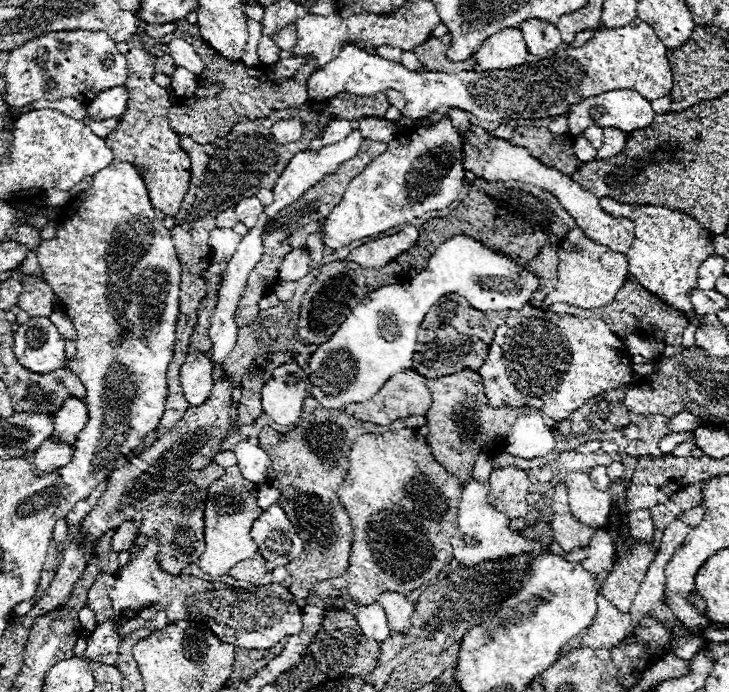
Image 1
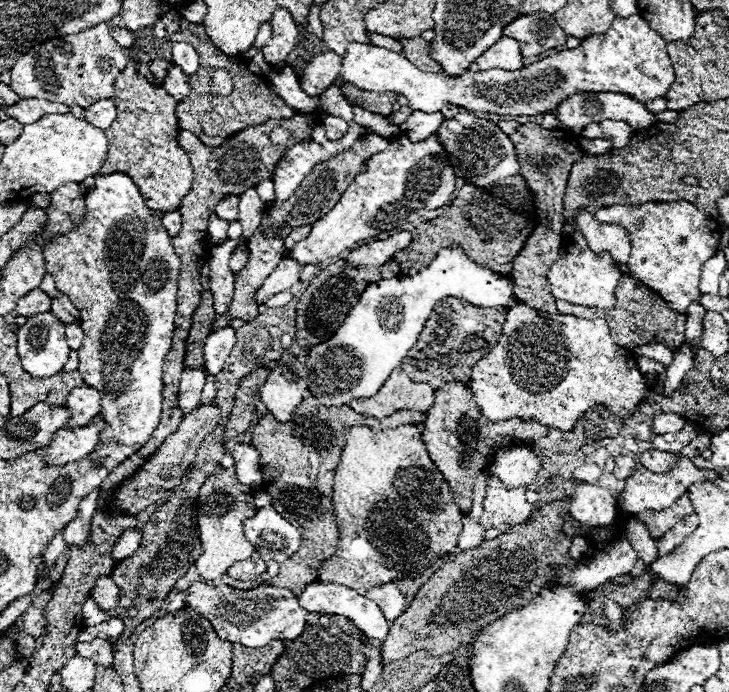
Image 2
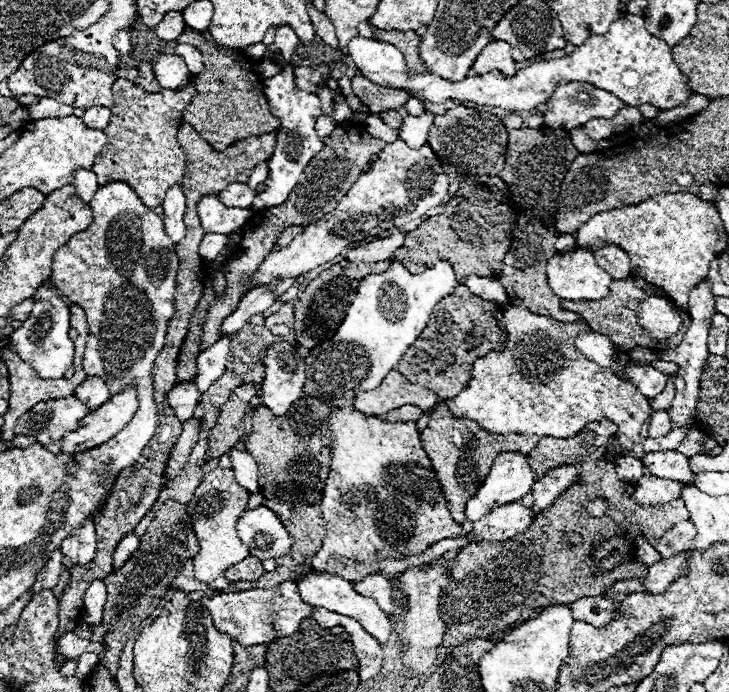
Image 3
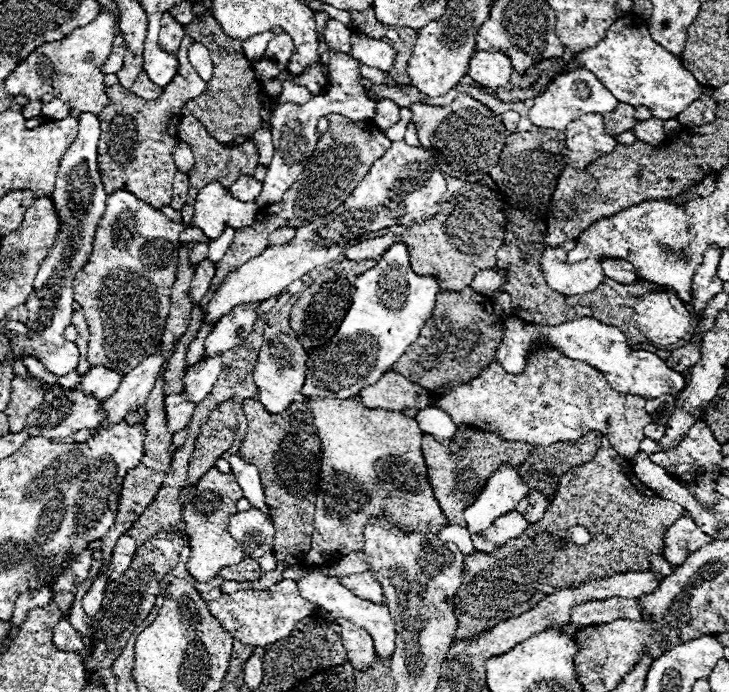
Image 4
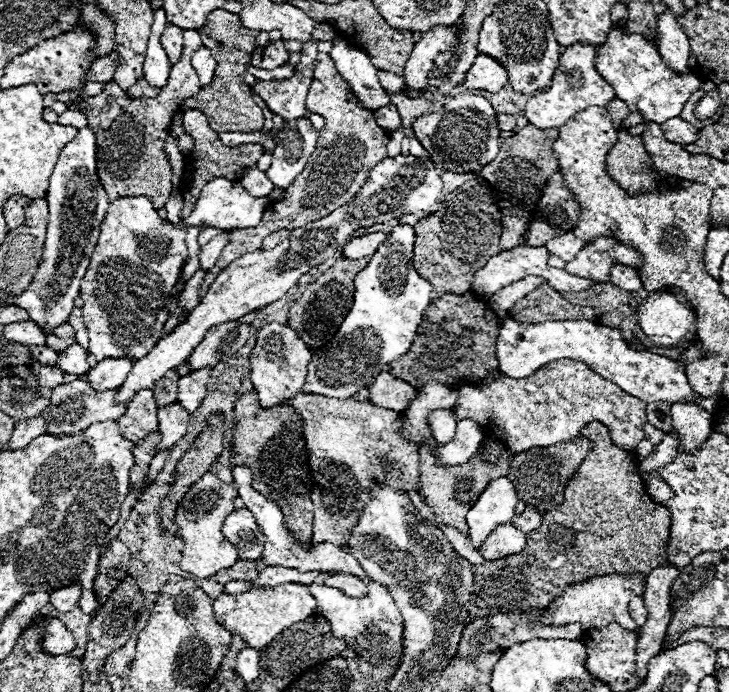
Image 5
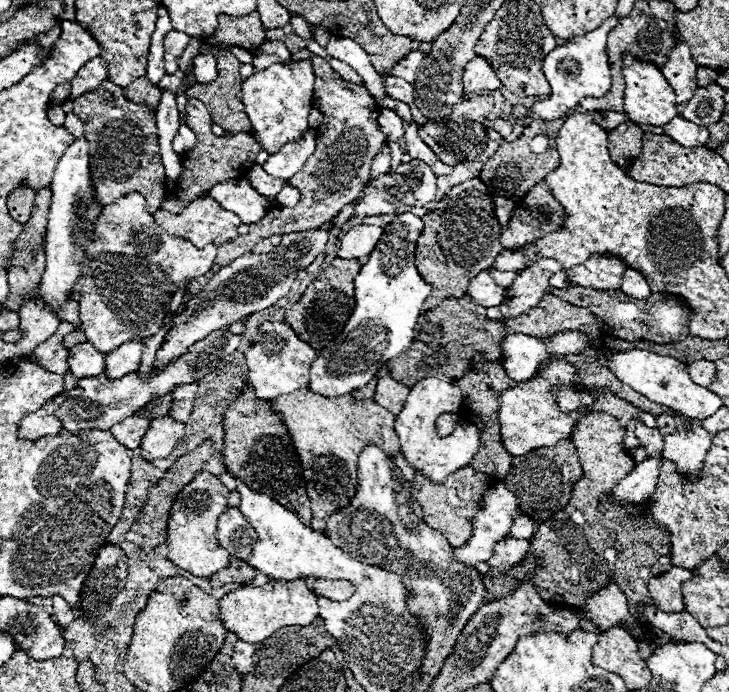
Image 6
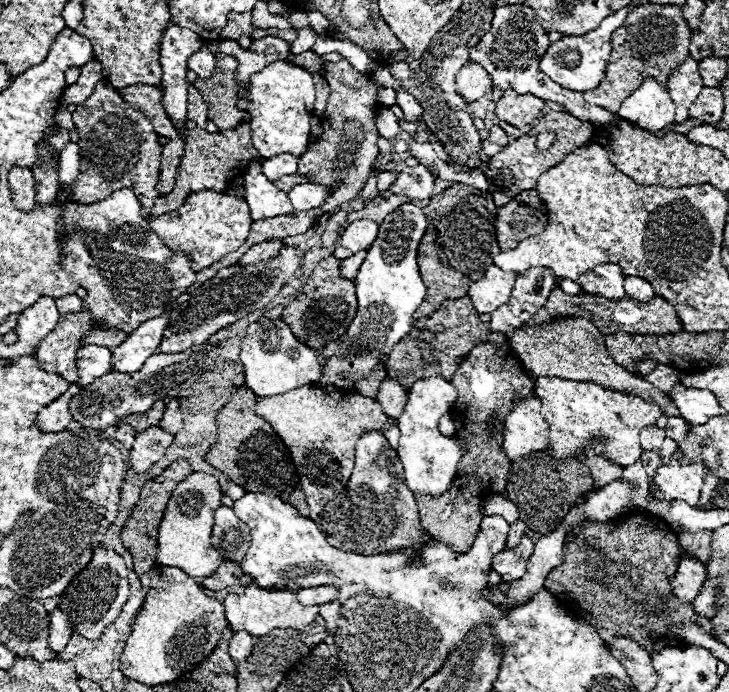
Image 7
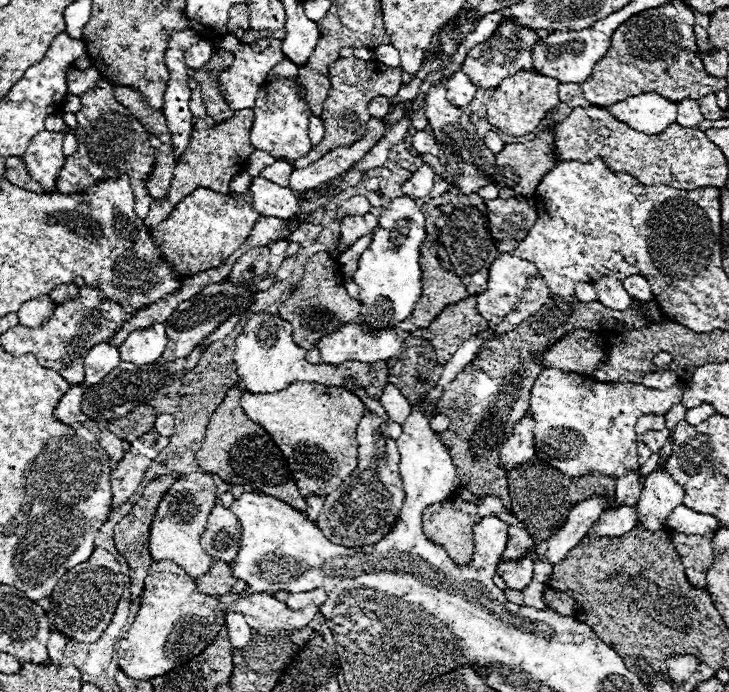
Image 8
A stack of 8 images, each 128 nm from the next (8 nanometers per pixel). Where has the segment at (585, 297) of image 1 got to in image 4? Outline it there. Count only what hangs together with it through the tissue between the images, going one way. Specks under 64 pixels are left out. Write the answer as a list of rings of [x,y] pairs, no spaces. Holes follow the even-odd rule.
[[[546,248],[540,260],[544,278],[554,292],[564,296],[582,296],[596,290],[604,280],[604,270],[598,260],[586,258],[576,264],[560,262],[554,254],[554,248]]]

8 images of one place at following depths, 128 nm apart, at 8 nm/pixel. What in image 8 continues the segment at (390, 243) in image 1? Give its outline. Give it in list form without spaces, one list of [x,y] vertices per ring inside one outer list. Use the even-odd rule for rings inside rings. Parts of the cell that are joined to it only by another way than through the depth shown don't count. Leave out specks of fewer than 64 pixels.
[[[370,212],[364,214],[364,216],[346,216],[342,218],[342,238],[340,238],[340,252],[346,252],[354,242],[356,238],[362,238],[370,232],[374,232],[378,226],[378,218],[372,216]]]

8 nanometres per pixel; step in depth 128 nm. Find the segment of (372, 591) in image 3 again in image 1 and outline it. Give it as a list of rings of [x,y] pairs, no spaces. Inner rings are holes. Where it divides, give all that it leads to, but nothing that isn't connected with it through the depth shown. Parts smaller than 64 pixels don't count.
[[[384,592],[384,594],[380,594],[378,602],[386,610],[390,632],[406,634],[406,630],[410,630],[410,618],[414,612],[414,604],[408,602],[406,596],[402,596],[398,592]]]

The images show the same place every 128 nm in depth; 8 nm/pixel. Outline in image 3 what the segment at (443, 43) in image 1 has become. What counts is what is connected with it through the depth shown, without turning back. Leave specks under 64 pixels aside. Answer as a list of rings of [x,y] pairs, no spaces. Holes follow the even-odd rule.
[[[372,26],[372,30],[374,30],[374,34],[376,34],[378,40],[390,42],[390,44],[398,46],[398,50],[402,50],[402,54],[406,58],[406,64],[408,64],[408,68],[412,72],[420,72],[420,74],[426,72],[426,64],[422,62],[420,52],[418,52],[418,46],[420,46],[422,38],[416,32],[412,32],[412,30],[408,30],[408,32],[390,30],[390,32],[386,32],[386,30],[378,30],[374,26]]]

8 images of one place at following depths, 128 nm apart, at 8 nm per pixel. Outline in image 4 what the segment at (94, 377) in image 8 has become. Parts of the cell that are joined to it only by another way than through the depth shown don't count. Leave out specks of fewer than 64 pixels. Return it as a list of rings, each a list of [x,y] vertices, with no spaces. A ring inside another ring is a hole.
[[[82,114],[80,116],[80,130],[74,144],[66,150],[64,158],[60,160],[60,170],[56,178],[56,188],[52,192],[52,202],[56,206],[56,212],[62,220],[58,238],[50,250],[50,256],[40,266],[36,280],[34,280],[34,292],[26,298],[28,306],[28,336],[26,338],[10,338],[10,352],[16,358],[32,356],[40,360],[48,372],[54,376],[66,376],[68,372],[76,370],[78,366],[78,348],[74,342],[64,340],[64,328],[72,320],[72,286],[76,272],[86,264],[94,230],[98,220],[104,214],[106,208],[106,192],[100,182],[98,174],[98,162],[96,162],[96,144],[100,138],[100,118],[96,114]]]

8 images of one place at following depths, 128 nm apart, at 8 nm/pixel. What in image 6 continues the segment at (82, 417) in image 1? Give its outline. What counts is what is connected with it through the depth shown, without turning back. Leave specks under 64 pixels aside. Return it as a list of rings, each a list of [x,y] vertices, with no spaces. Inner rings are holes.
[[[134,340],[134,342],[126,342],[126,344],[122,344],[120,348],[112,350],[112,352],[106,356],[104,376],[122,378],[122,376],[126,376],[126,374],[136,372],[138,366],[140,366],[142,348],[144,348],[144,344]]]

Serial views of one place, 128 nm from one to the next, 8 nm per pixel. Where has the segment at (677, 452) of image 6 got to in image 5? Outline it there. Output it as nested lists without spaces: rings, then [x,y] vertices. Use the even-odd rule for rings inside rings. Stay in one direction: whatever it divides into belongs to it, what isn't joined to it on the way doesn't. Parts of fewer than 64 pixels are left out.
[[[694,402],[672,404],[672,426],[680,436],[678,450],[696,450],[712,432],[712,414]]]

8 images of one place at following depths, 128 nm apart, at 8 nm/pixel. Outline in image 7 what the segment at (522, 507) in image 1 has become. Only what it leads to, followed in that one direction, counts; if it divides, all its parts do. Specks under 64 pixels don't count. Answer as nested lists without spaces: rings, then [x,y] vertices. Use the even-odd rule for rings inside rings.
[[[524,535],[518,546],[504,548],[492,558],[492,570],[496,570],[504,582],[518,580],[526,572],[526,564],[528,558],[532,556],[532,550],[534,550],[534,542]]]

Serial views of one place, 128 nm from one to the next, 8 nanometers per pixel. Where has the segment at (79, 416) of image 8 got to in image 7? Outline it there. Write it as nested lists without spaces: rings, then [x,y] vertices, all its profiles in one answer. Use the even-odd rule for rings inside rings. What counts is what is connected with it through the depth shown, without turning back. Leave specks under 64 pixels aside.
[[[70,384],[66,394],[58,396],[54,402],[50,402],[50,406],[42,408],[38,412],[36,426],[42,432],[62,432],[62,430],[66,430],[66,426],[72,422],[72,416],[68,412],[68,402],[74,394],[78,394],[78,390],[80,390],[78,384]]]

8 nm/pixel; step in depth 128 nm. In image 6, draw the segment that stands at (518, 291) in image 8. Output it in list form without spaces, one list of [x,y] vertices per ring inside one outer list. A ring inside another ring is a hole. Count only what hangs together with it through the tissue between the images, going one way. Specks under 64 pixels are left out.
[[[482,270],[468,286],[468,294],[472,298],[472,302],[490,308],[490,306],[498,306],[504,300],[504,288],[496,286],[492,276],[488,274],[488,270]]]

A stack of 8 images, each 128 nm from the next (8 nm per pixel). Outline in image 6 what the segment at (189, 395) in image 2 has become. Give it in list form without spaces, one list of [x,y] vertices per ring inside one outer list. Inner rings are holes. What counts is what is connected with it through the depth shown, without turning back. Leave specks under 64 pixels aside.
[[[170,416],[154,418],[138,452],[148,462],[152,462],[154,458],[166,458],[174,450],[174,446],[180,442],[182,434],[184,434],[182,422],[176,422]]]

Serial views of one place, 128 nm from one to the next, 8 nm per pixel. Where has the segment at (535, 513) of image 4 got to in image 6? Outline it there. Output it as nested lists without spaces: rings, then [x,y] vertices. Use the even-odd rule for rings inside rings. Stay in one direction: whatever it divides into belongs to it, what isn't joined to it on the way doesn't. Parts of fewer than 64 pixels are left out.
[[[518,516],[512,524],[512,530],[510,530],[510,536],[514,538],[532,538],[532,534],[536,532],[536,522],[532,518],[526,518],[526,516]]]

